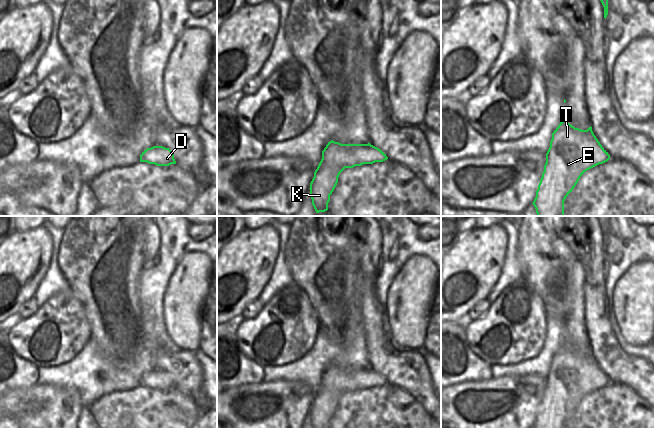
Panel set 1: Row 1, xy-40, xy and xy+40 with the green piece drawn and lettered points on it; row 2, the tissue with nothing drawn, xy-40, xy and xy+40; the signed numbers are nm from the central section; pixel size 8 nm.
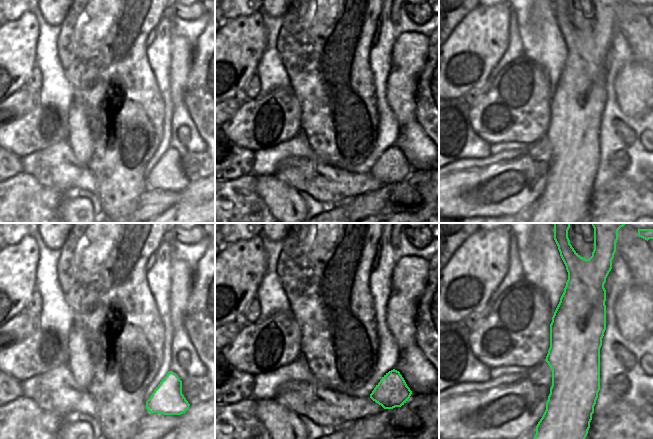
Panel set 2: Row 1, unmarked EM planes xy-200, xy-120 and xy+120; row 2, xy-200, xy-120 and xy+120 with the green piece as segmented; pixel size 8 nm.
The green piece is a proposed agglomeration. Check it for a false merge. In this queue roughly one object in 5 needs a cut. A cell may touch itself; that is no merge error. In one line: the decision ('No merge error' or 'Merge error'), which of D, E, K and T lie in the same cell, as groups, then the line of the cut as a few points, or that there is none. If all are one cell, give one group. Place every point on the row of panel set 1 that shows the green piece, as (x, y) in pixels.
No merge error. Groups: D E K T. No split.

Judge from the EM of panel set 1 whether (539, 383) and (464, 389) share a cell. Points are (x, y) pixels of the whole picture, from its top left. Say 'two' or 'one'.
one

